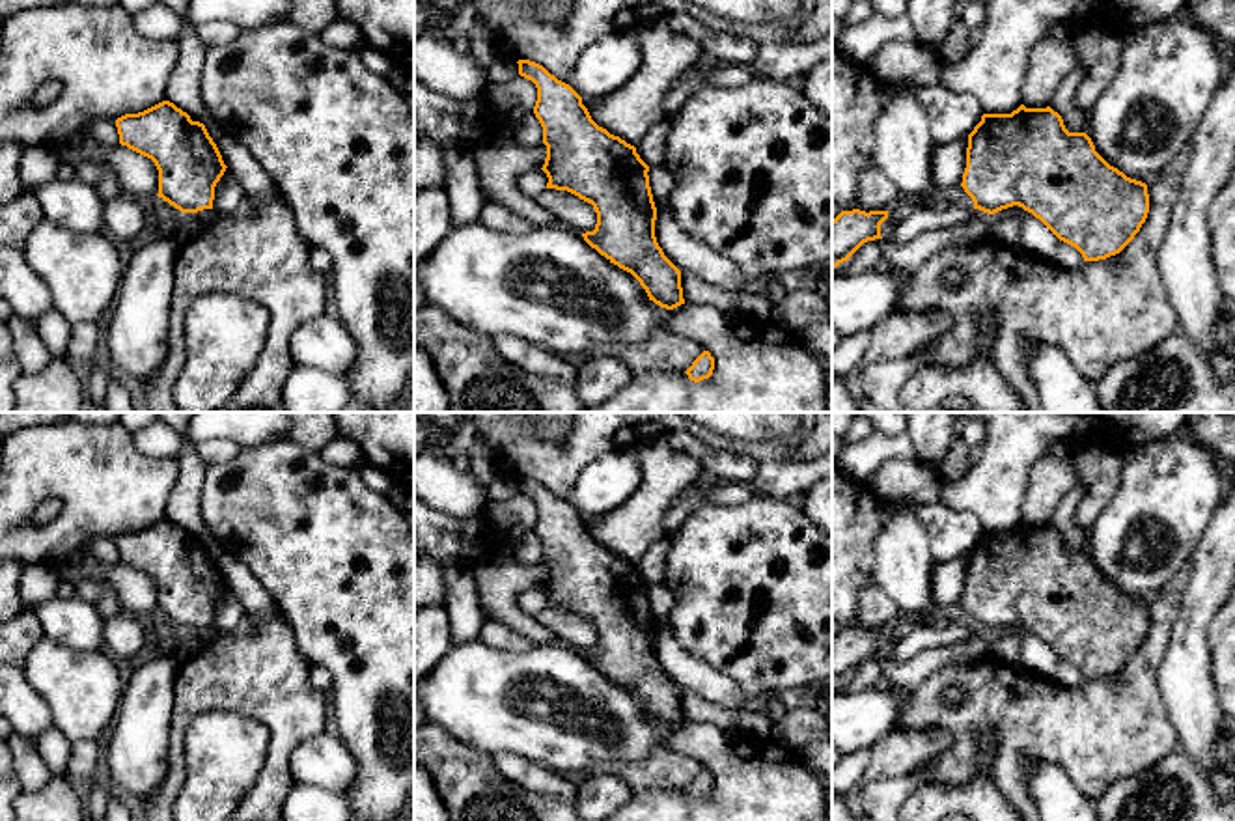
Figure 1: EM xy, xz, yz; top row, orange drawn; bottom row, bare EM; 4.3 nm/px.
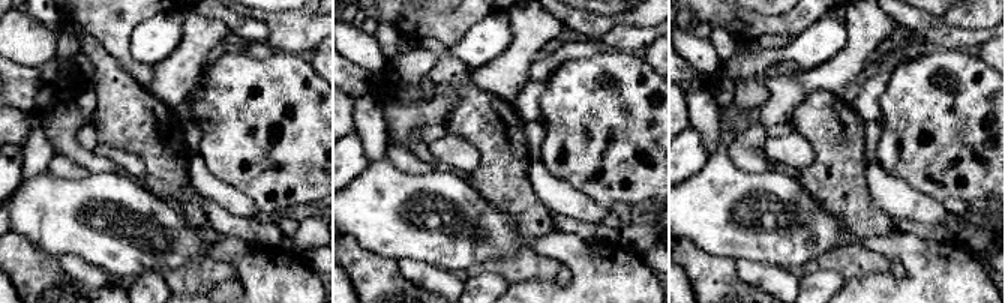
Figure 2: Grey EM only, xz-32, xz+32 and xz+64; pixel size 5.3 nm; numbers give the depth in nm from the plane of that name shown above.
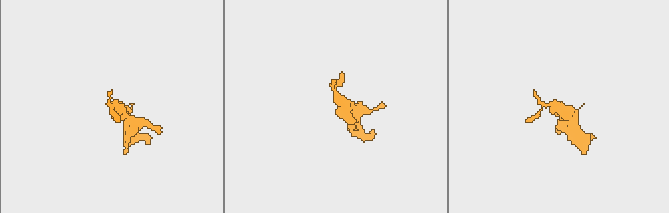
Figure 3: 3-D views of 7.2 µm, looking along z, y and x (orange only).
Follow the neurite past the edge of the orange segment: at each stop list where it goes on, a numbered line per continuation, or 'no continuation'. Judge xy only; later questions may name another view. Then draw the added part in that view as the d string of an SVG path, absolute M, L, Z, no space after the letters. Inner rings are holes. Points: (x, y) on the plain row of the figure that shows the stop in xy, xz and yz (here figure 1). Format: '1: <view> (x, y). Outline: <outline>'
no continuation

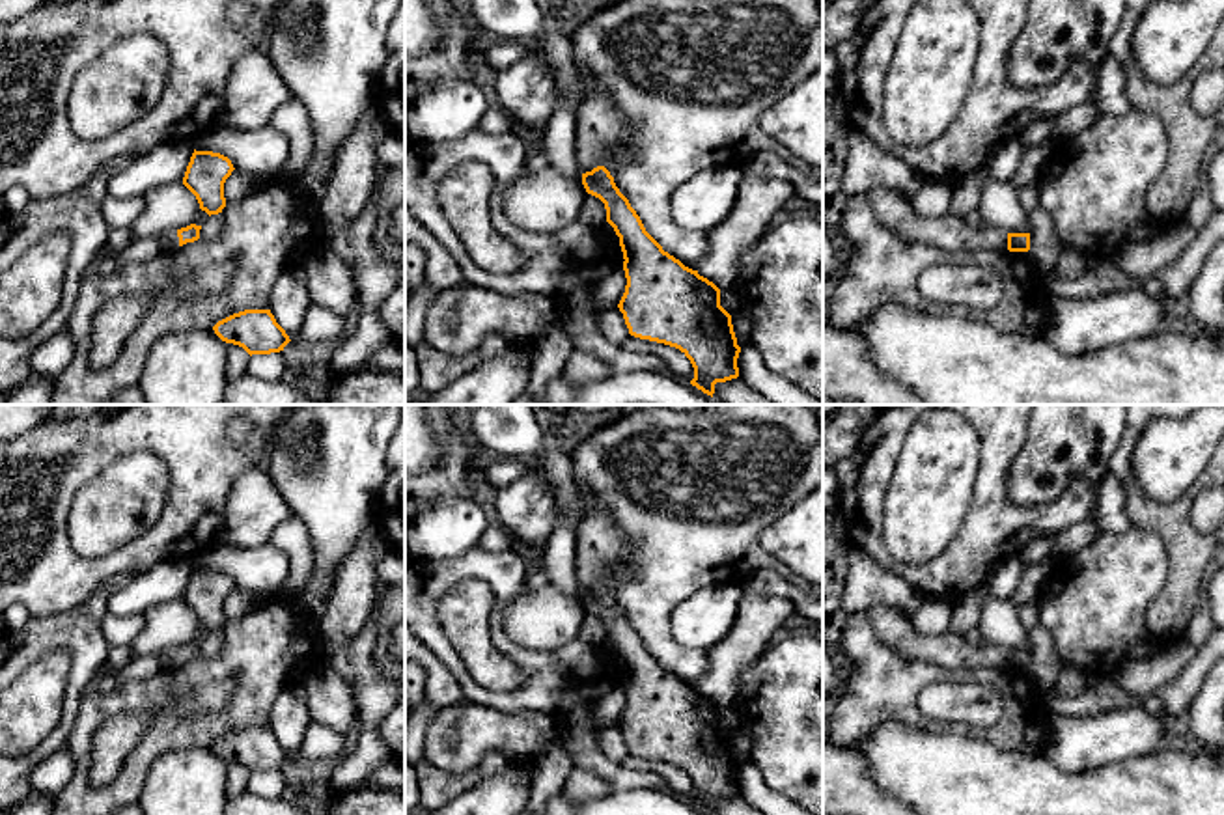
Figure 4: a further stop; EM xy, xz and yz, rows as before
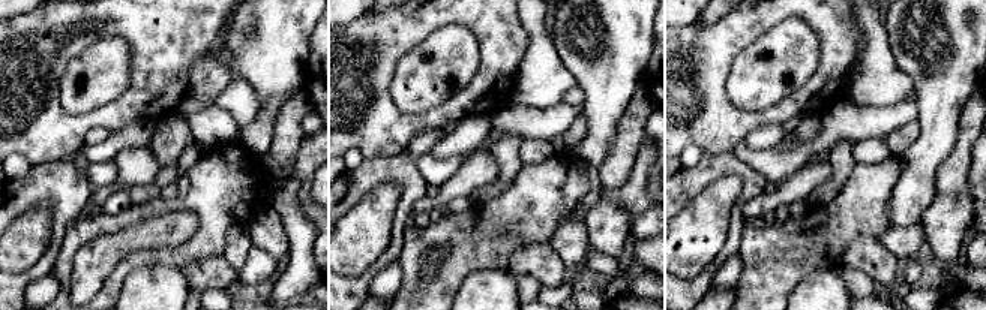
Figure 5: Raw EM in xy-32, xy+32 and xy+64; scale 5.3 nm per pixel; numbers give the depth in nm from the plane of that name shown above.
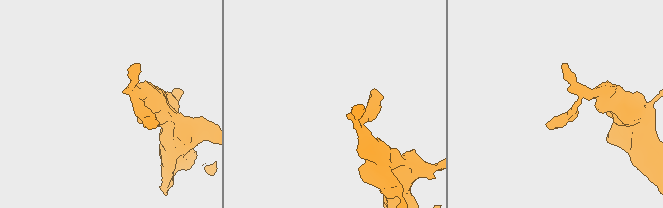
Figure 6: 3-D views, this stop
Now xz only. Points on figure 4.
1: xz (601, 541). Outline: M588 509L575 552L575 574L582 591L601 584L616 561L636 563L638 541L629 537L605 509Z

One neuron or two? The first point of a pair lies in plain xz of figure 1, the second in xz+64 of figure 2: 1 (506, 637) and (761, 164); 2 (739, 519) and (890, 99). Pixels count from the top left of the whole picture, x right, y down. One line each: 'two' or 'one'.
1: one
2: one

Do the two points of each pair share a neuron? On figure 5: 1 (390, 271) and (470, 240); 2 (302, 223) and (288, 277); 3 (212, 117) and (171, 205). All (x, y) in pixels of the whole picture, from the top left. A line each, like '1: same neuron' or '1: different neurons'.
1: different neurons
2: same neuron
3: different neurons

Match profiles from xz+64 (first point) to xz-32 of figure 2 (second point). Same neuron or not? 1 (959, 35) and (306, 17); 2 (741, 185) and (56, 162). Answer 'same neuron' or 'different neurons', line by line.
1: same neuron
2: different neurons

